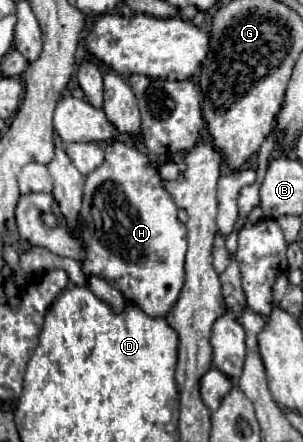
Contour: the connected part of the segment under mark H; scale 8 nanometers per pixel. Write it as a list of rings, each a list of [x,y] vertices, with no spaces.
[[[120,141],[106,147],[104,165],[86,177],[80,227],[72,233],[62,213],[56,211],[50,193],[22,195],[16,223],[28,245],[40,245],[60,257],[80,261],[86,277],[102,277],[144,313],[160,317],[168,315],[184,285],[186,225],[178,221],[178,207],[164,189],[160,175],[150,167],[150,159],[136,151]]]

